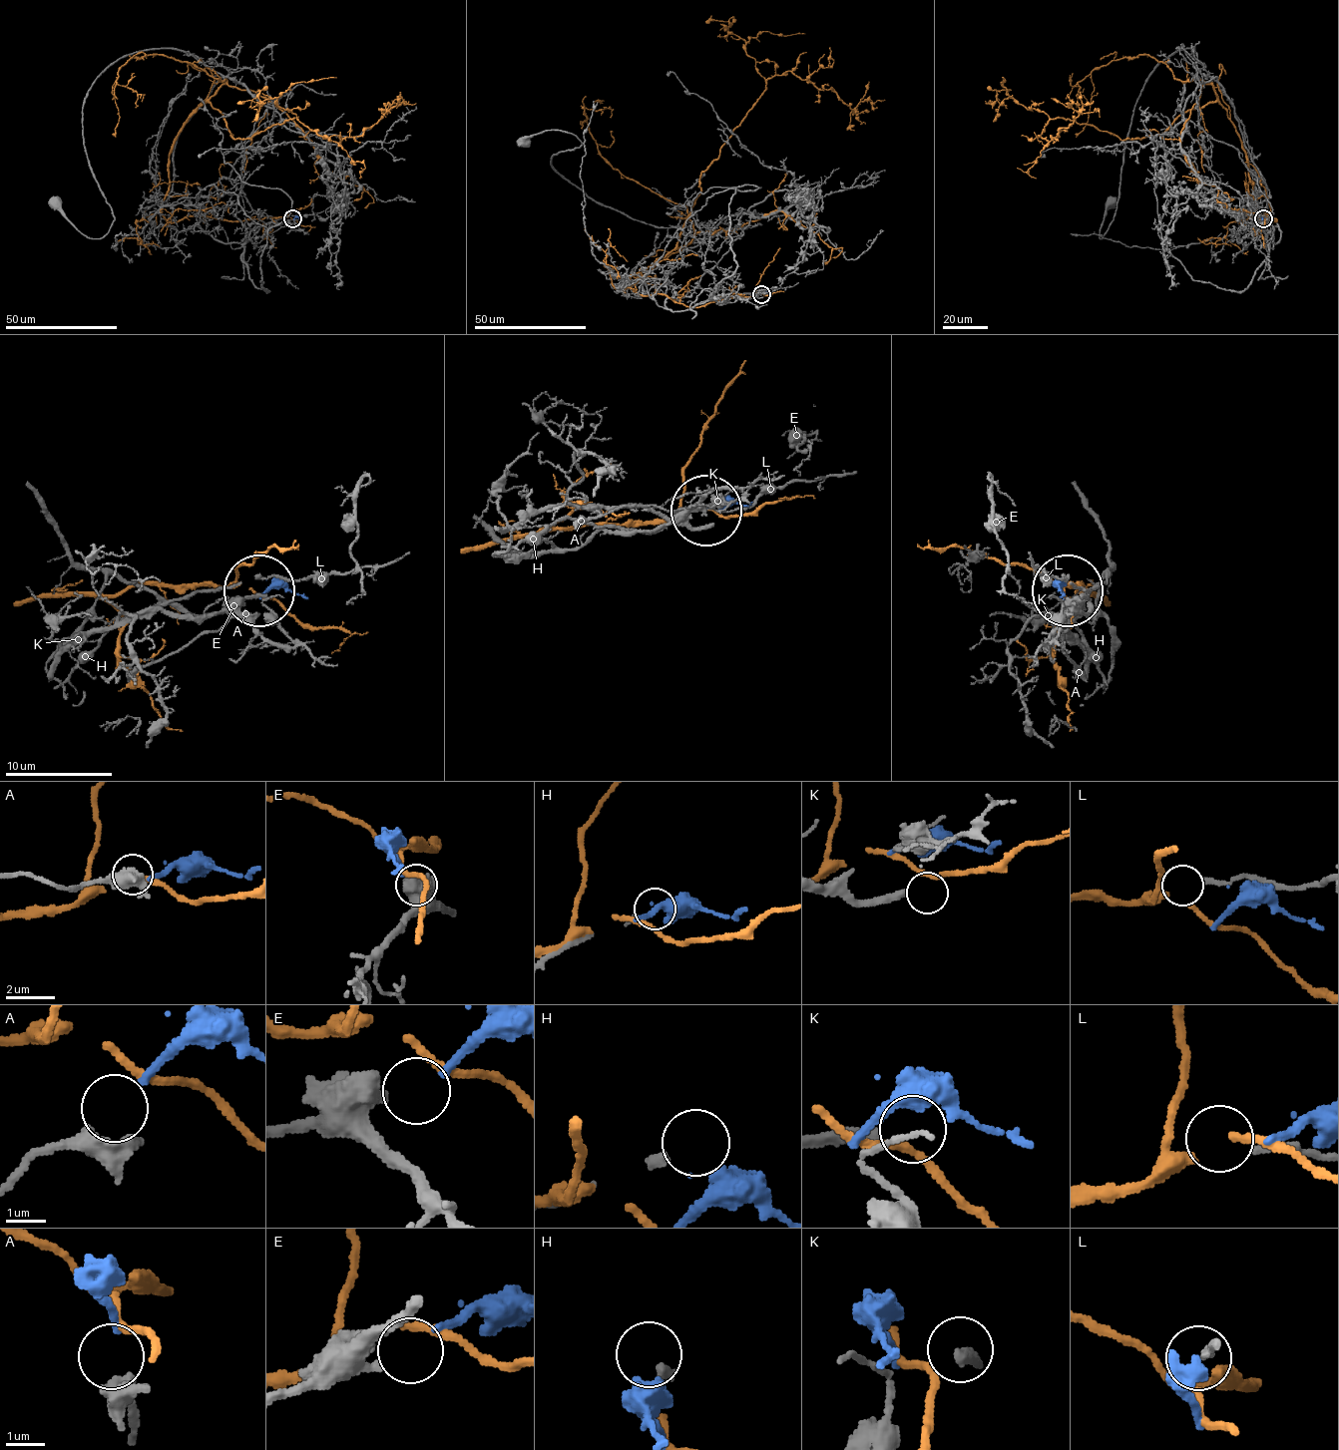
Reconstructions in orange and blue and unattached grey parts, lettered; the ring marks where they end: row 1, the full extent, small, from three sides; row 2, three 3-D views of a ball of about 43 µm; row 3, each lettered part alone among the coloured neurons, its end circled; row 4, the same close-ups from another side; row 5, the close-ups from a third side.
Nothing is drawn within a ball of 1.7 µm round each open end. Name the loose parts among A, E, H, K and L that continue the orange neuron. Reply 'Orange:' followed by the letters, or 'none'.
Orange: L

